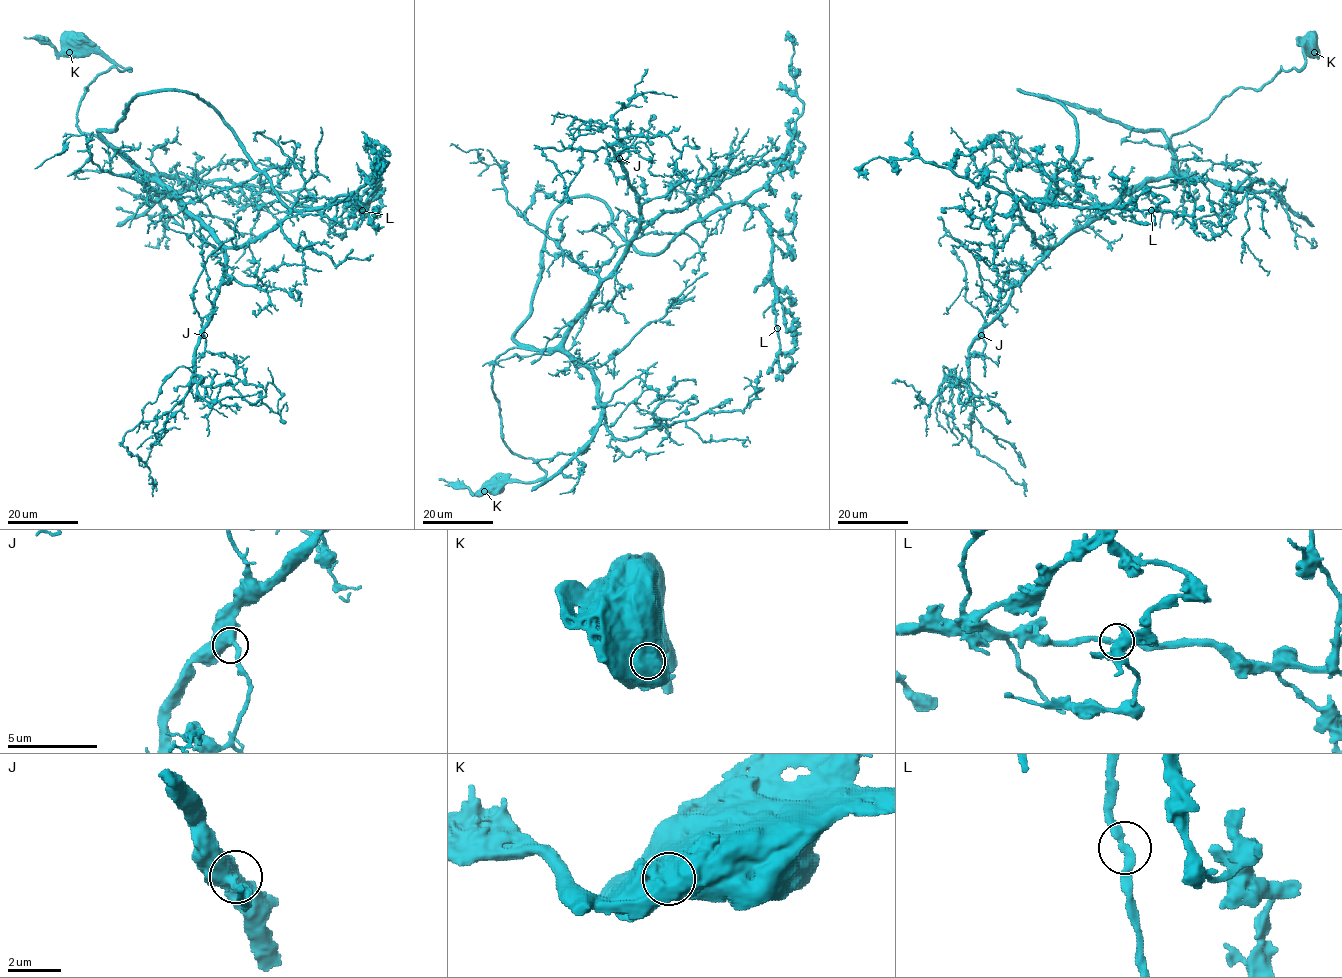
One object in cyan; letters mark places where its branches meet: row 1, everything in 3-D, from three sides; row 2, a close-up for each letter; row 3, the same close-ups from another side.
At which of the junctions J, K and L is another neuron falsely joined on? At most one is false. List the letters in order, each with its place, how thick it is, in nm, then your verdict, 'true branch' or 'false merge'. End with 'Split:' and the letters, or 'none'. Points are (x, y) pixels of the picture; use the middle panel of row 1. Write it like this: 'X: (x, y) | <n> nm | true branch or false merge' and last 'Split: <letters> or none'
J: (619, 158) | 360 nm | true branch
K: (484, 491) | 1400 nm | false merge
L: (777, 328) | 300 nm | true branch
Split: K

